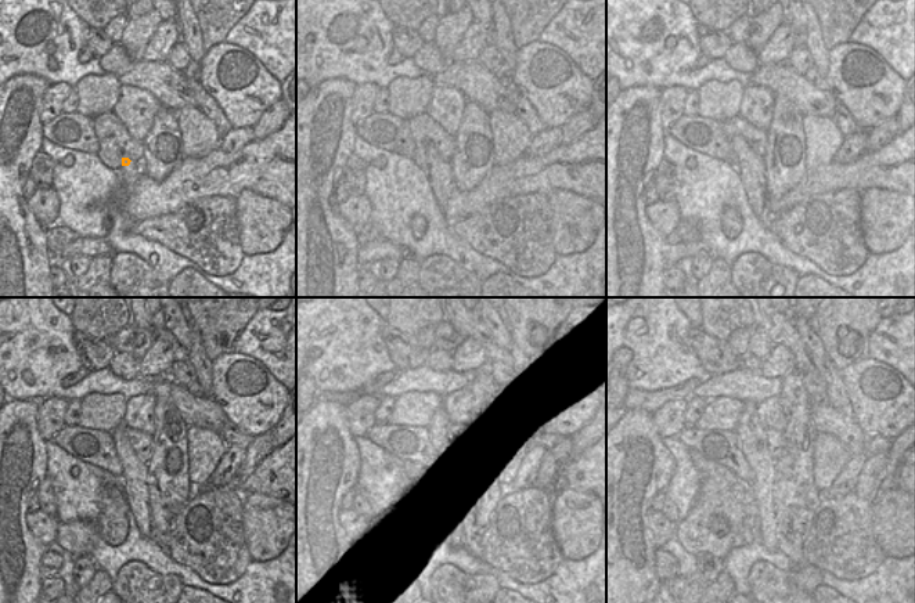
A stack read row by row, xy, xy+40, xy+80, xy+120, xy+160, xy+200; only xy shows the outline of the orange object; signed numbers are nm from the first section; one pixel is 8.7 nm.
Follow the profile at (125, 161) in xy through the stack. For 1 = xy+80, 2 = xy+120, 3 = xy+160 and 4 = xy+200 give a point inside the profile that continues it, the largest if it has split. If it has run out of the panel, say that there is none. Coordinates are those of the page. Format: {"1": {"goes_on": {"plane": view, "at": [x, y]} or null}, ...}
{"1": {"goes_on": {"plane": "xy+80", "at": [744, 154]}}, "2": {"goes_on": {"plane": "xy+120", "at": [125, 452]}}, "3": {"goes_on": {"plane": "xy+160", "at": [439, 430]}}, "4": {"goes_on": {"plane": "xy+200", "at": [750, 433]}}}

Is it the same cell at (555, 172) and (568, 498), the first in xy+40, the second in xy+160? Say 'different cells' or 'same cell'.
different cells

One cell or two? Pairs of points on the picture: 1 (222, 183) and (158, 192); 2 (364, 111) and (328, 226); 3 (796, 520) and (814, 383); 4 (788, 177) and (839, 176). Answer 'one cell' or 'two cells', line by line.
1: one cell
2: two cells
3: two cells
4: two cells

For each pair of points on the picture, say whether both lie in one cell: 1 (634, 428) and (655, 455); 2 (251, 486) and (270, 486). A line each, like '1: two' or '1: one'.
1: one
2: one

